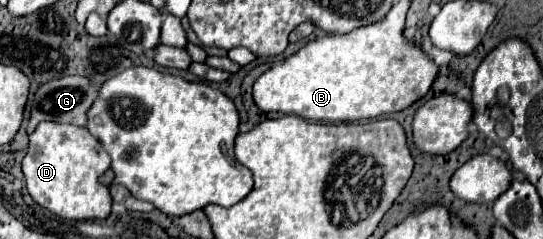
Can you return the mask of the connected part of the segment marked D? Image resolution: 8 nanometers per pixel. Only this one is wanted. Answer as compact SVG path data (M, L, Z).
M41 123L29 135L29 147L23 159L23 173L27 191L37 205L63 219L87 221L105 219L111 213L109 187L99 183L99 177L109 169L109 165L111 157L85 127Z

